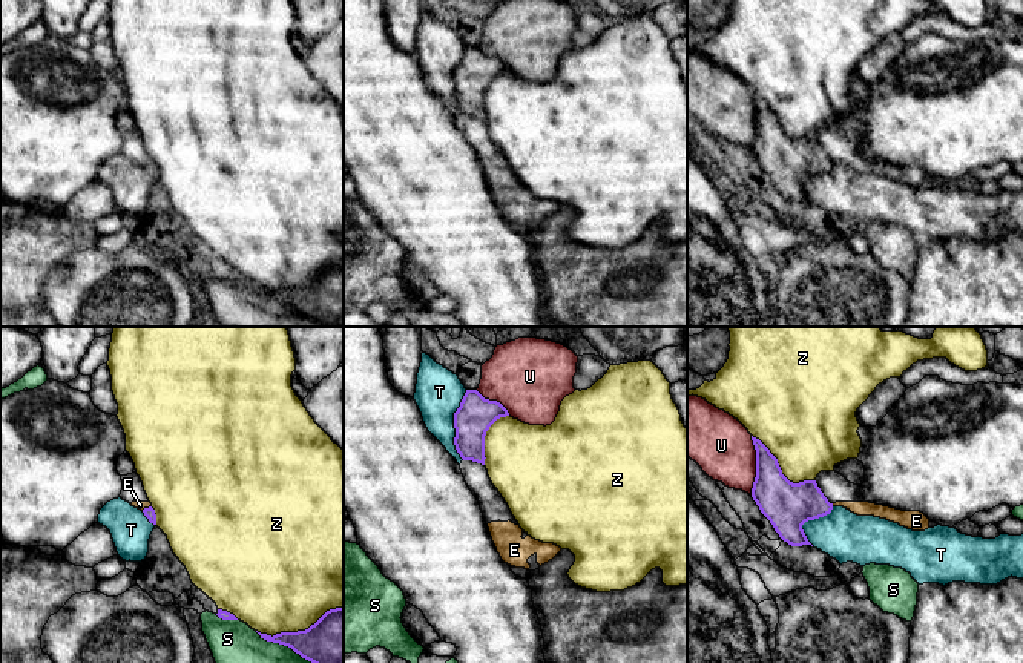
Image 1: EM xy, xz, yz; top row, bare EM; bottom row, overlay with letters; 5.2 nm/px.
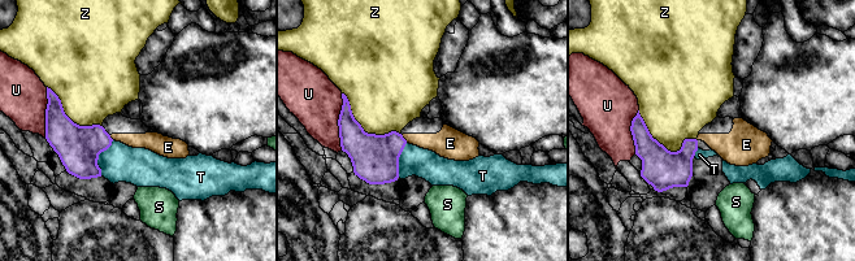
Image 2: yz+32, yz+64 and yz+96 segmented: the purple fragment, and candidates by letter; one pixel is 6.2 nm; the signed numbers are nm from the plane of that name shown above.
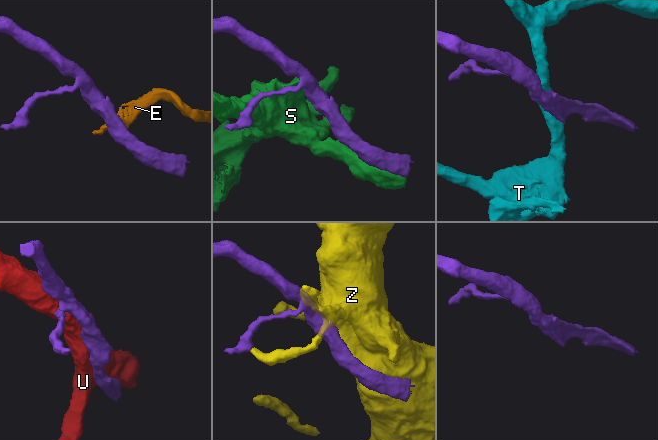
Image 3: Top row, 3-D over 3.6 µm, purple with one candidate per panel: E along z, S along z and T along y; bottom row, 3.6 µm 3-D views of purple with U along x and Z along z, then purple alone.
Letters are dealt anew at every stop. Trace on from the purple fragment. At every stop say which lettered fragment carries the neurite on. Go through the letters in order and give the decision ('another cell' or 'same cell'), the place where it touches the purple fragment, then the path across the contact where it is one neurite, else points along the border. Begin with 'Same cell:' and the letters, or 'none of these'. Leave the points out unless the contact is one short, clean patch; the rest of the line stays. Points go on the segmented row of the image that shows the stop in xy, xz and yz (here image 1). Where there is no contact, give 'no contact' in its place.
Same cell: none of these
E: another cell; contact xy (146, 508); border xy (151, 505), (141, 510)
S: another cell; contact xy (284, 645)
T: another cell; contact xz (454, 425)
U: another cell; contact yz (756, 465)
Z: another cell; contact xy (299, 631)

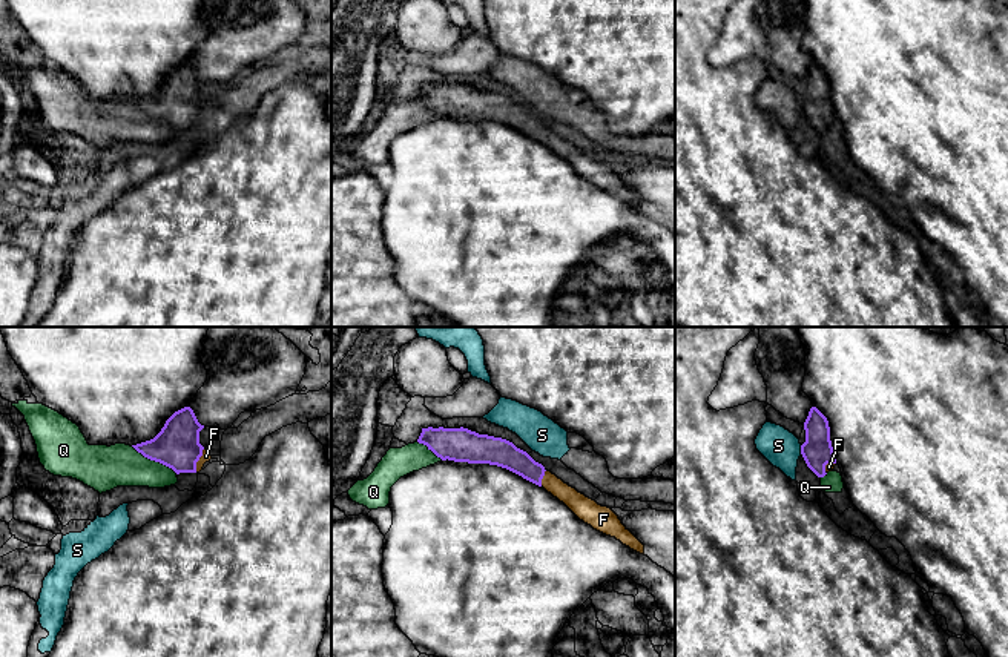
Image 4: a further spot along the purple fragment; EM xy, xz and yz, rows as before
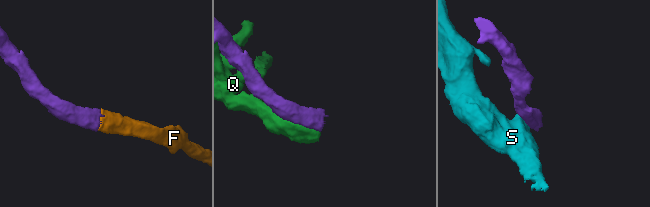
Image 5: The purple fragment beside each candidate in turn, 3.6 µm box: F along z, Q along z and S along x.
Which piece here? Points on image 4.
Same cell: F
F: same cell; contact xy (198, 459); way xy (177, 445), (186, 455), (198, 459), (206, 456)
Q: another cell; contact xy (155, 461)
S: another cell; contact yz (801, 450); border yz (800, 445), (801, 453)

